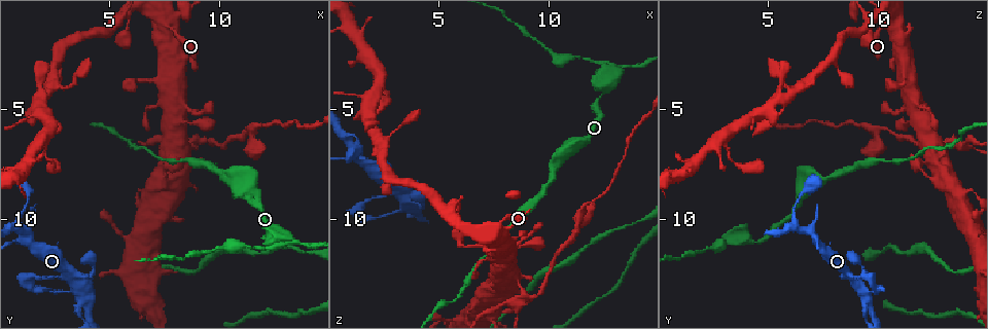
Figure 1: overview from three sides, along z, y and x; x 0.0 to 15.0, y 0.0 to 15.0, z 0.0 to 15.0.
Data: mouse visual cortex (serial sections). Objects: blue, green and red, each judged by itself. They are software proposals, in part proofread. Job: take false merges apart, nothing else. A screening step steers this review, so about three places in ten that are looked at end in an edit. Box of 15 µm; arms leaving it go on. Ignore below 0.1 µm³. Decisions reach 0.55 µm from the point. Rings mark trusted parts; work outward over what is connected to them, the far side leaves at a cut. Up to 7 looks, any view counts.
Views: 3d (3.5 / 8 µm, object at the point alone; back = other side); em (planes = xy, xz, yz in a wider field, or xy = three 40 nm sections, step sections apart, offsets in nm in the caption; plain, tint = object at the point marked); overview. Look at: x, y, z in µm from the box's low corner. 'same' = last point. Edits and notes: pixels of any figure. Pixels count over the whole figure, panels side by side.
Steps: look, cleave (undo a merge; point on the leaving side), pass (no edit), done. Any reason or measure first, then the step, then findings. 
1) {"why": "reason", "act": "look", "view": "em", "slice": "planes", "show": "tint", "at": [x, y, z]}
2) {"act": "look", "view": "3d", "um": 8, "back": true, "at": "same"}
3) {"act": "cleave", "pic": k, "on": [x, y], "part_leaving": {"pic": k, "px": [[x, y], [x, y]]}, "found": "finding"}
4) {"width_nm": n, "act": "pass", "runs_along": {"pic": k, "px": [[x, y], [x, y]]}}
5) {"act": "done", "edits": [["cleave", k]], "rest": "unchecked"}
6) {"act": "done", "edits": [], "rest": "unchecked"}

{"why": "abrupt turn", "act": "look", "view": "3d", "um": 3.5, "at": [7.7, 1.2, 10.4]}

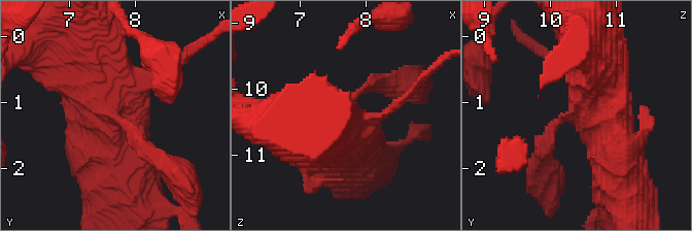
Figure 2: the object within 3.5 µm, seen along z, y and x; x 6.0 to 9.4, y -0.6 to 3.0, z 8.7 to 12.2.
{"why": "now the EM", "act": "look", "view": "em", "slice": "xy", "step": 2, "show": "tint", "at": [7.65, 1.15, 10.40]}

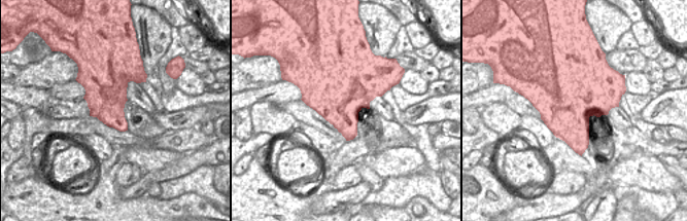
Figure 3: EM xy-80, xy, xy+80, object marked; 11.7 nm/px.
{"act": "pass", "runs_along": {"pic": 2, "px": [[368, 85], [340, 119], [349, 156]]}, "found": "one cell here"}

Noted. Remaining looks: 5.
{"why": "sharp bend", "act": "look", "view": "3d", "um": 3.5, "back": true, "at": [8.9, 6.5, 13.4]}

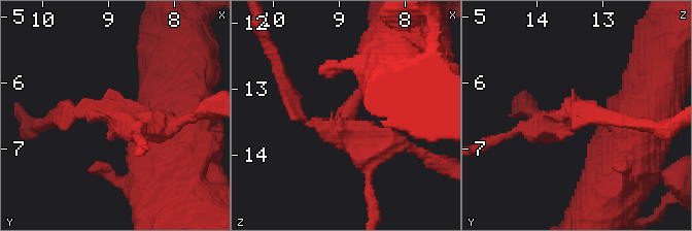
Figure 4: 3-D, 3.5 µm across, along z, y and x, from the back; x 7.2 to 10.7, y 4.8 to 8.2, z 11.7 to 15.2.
{"arms": 3, "arm_widths_nm": [200, 200, 400], "act": "look", "view": "em", "slice": "xy", "step": 1, "show": "tint", "at": [8.95, 6.45, 13.50]}

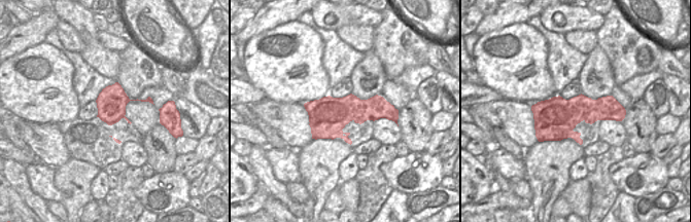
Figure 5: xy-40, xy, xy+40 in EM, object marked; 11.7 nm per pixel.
{"act": "cleave", "pic": 4, "on": [370, 160], "part_leaving": {"pic": 4, "px": [[336, 124], [298, 113], [276, 61]]}, "found": "a second cell is stuck on"}

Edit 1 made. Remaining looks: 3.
{"act": "look", "view": "overview"}

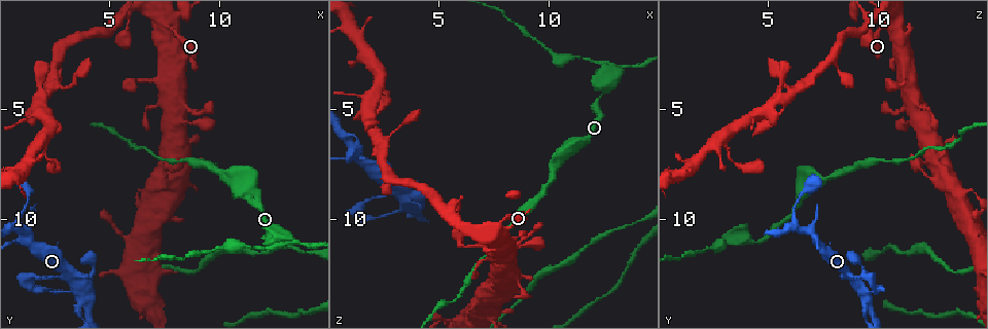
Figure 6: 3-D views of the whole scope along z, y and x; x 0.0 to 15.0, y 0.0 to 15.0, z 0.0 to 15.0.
{"why": "three-way junction", "act": "look", "view": "3d", "um": 3.5, "at": [2.0, 4.3, 5.4]}

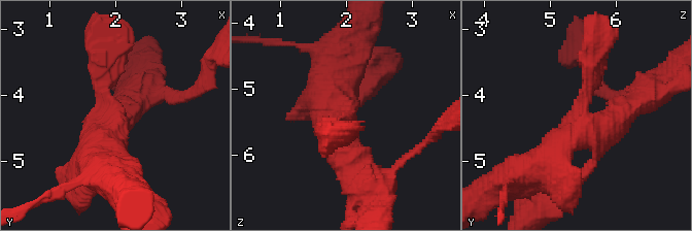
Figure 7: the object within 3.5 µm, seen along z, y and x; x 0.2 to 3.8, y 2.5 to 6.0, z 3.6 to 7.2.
{"why": "shape alone is not enough", "act": "look", "view": "em", "slice": "xy", "step": 3, "show": "tint", "at": [1.90, 4.30, 5.50]}

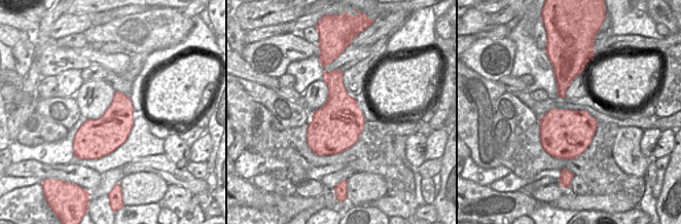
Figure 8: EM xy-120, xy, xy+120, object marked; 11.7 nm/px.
{"act": "pass", "runs_along": {"pic": 7, "px": [[638, 102], [532, 168]]}, "found": "one cell here"}

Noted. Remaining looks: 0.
{"act": "done", "edits": [["cleave", 4]], "rest": "unchecked"}

